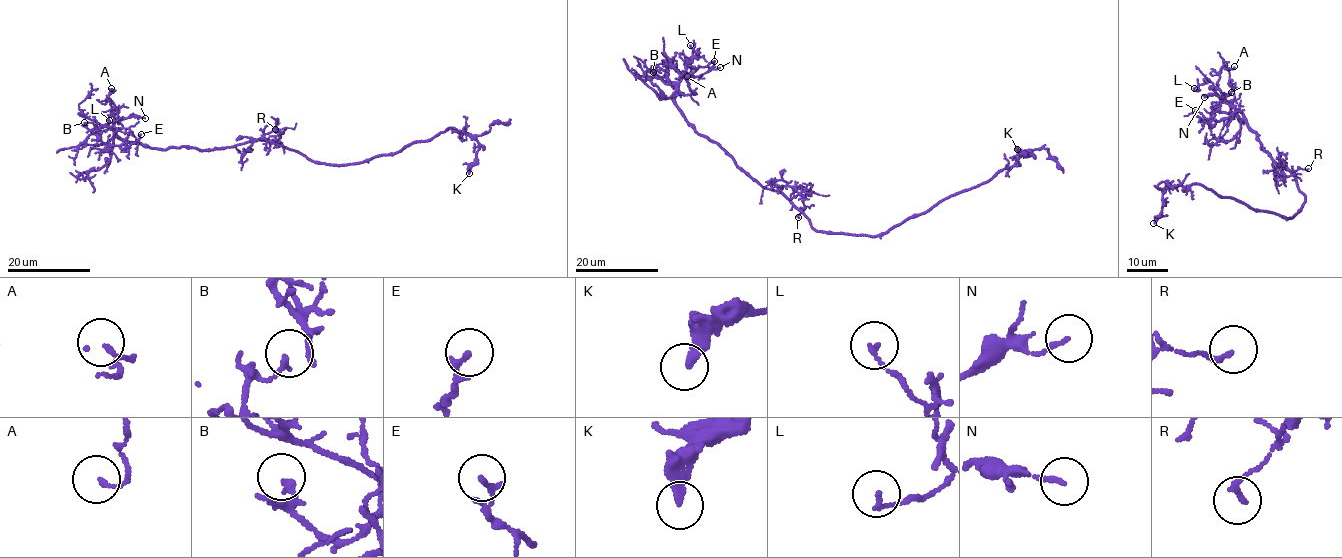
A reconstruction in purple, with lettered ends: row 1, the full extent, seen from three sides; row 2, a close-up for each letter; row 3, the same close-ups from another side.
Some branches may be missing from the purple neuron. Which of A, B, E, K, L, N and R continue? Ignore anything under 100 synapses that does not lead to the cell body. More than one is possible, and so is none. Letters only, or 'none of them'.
none of them

